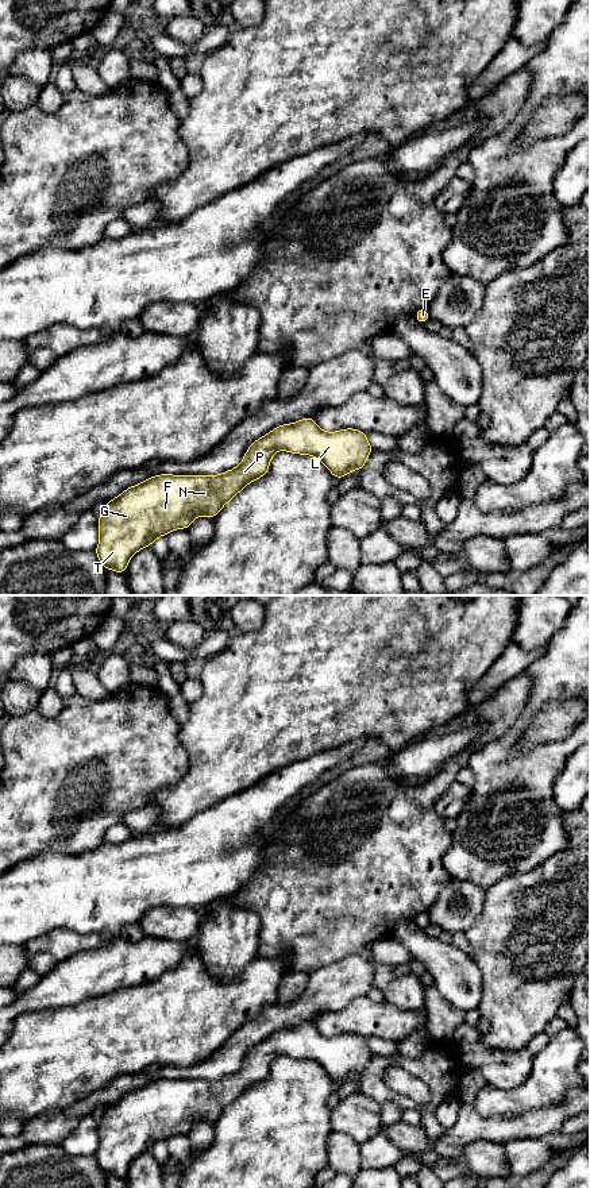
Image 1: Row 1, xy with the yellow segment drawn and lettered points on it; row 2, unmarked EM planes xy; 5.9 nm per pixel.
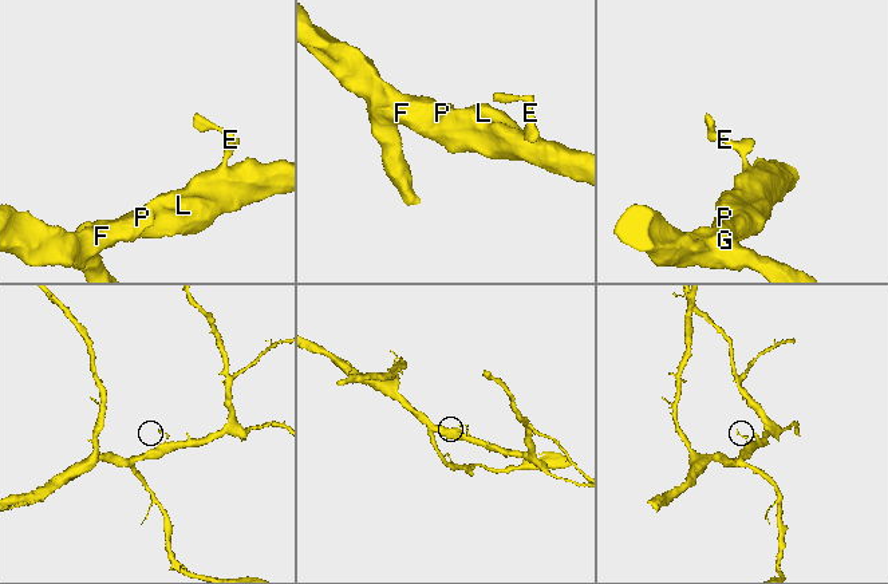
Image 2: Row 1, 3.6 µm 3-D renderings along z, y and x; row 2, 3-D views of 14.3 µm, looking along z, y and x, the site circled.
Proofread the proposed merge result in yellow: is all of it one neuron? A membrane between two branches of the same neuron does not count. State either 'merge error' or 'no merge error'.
no merge error

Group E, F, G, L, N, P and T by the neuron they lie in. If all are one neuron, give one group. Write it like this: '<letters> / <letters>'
E F G L N P T

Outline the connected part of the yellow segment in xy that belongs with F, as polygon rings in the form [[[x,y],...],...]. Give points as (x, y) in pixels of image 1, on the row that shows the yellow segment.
[[[311,416],[297,423],[281,424],[252,441],[243,460],[232,470],[219,475],[158,474],[127,487],[122,494],[108,501],[97,518],[100,540],[95,554],[99,562],[105,570],[126,574],[130,559],[142,548],[151,547],[159,536],[166,536],[176,529],[188,531],[198,516],[213,520],[223,506],[248,483],[269,472],[270,460],[278,450],[317,458],[336,481],[354,470],[362,471],[369,455],[374,451],[366,432],[355,428],[325,432],[317,427]]]

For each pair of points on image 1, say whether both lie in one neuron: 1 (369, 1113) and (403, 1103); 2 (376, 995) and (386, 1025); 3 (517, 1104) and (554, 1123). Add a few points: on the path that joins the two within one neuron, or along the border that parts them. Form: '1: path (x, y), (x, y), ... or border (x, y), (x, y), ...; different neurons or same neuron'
1: border (358, 1091), (380, 1104); different neurons
2: border (366, 995), (374, 1001), (384, 1001); different neurons
3: border (560, 1102), (521, 1114), (498, 1115); different neurons

